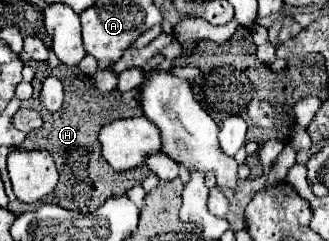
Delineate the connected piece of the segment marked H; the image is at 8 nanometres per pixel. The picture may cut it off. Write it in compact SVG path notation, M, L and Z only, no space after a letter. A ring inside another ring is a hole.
M32 60L30 66L36 68L36 76L32 80L34 86L34 96L24 102L22 106L36 110L44 124L38 130L32 130L26 134L26 140L18 148L30 148L30 150L48 150L54 156L54 162L60 170L60 184L56 186L56 192L52 192L50 202L68 208L68 210L78 210L78 212L94 212L100 208L110 196L122 196L128 188L140 184L146 178L146 166L138 166L126 172L116 172L110 168L110 164L102 158L100 154L100 142L98 142L98 132L104 124L112 122L118 118L118 112L122 112L122 118L126 116L138 116L140 114L140 102L130 100L122 102L122 94L118 90L112 90L108 94L102 94L94 88L94 82L90 76L80 74L78 68L66 68L66 64L58 68L50 68L48 62L36 62ZM46 76L58 76L60 82L64 84L64 104L58 112L50 114L48 110L42 108L38 96L40 96L40 86Z

